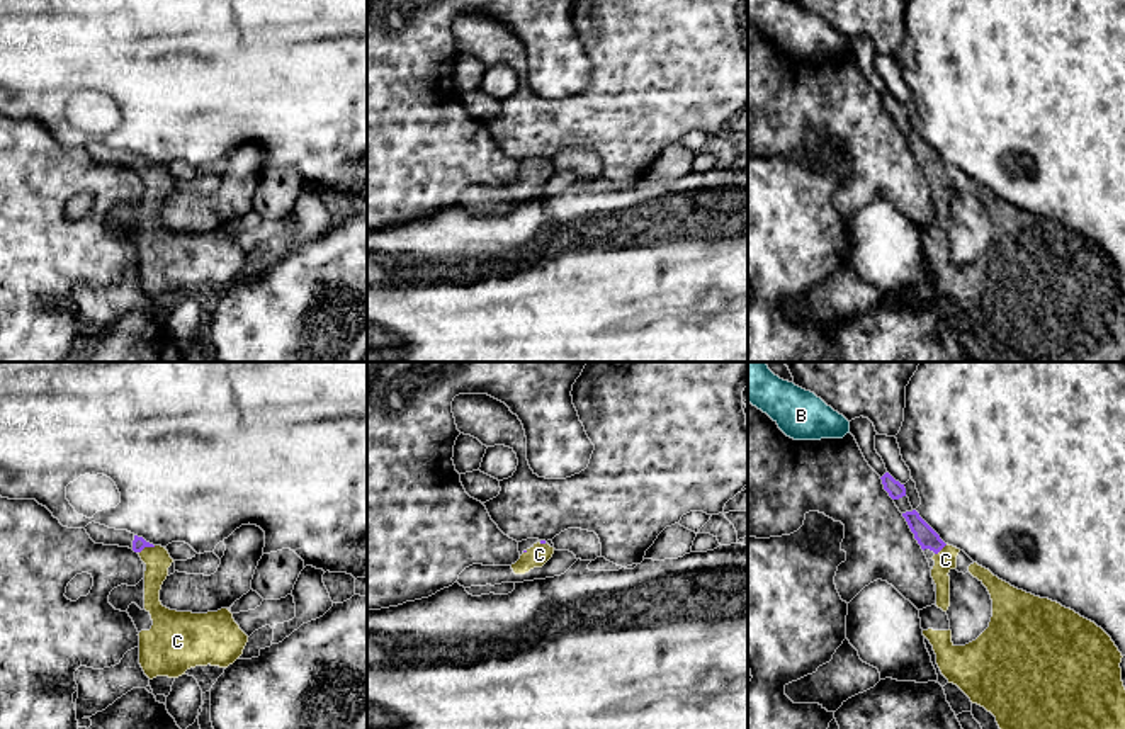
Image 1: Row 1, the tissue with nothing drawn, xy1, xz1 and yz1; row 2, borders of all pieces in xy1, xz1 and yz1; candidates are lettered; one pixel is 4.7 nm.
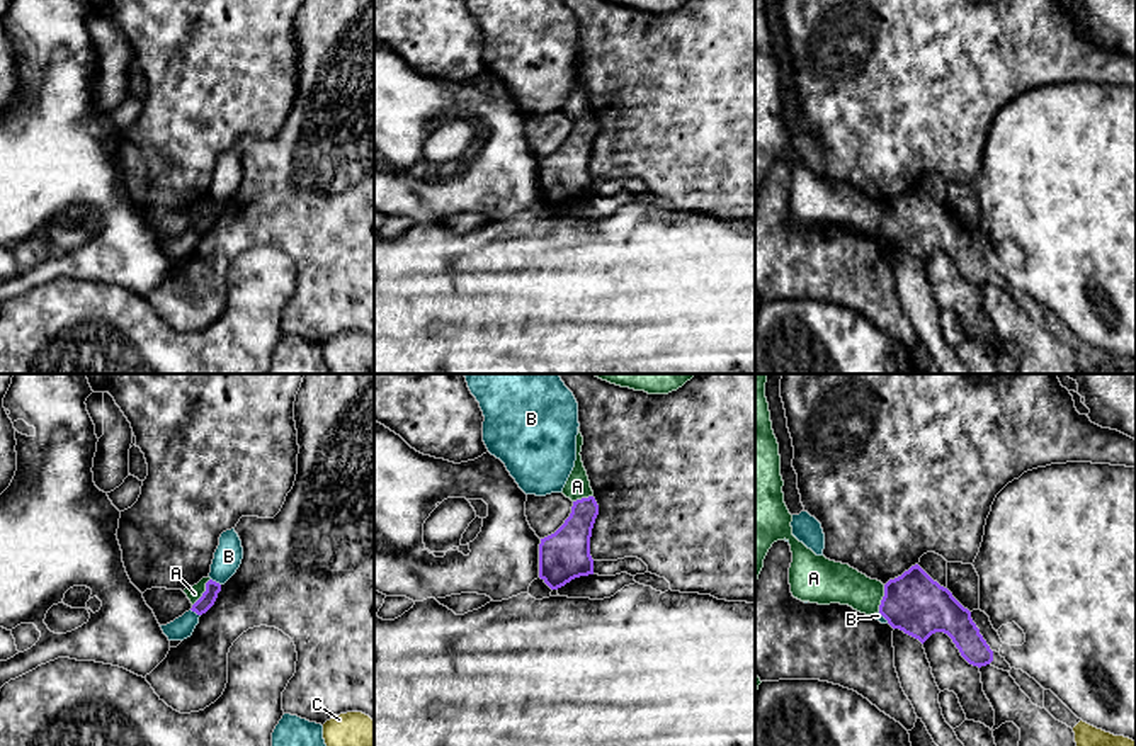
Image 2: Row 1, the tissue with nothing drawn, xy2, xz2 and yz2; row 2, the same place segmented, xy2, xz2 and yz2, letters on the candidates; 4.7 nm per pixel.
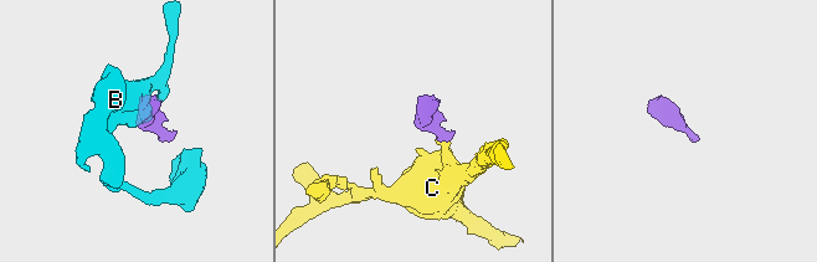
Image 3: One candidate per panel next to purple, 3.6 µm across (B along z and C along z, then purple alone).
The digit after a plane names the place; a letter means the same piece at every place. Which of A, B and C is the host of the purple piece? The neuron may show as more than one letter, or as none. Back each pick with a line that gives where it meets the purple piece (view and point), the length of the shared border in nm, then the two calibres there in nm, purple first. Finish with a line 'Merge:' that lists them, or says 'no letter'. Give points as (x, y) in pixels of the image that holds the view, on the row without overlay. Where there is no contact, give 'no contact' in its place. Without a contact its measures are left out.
C: xy1 (146, 165) | 90 nm | 60/120 nm
Merge: C

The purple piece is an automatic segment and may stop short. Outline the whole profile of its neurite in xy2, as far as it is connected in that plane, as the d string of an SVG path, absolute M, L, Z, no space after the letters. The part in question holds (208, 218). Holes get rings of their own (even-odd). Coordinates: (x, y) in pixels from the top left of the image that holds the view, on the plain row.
M209 199L206 202L206 211L202 212L202 216L192 224L192 231L196 231L197 235L206 233L216 221L218 212L221 211L221 204Z

